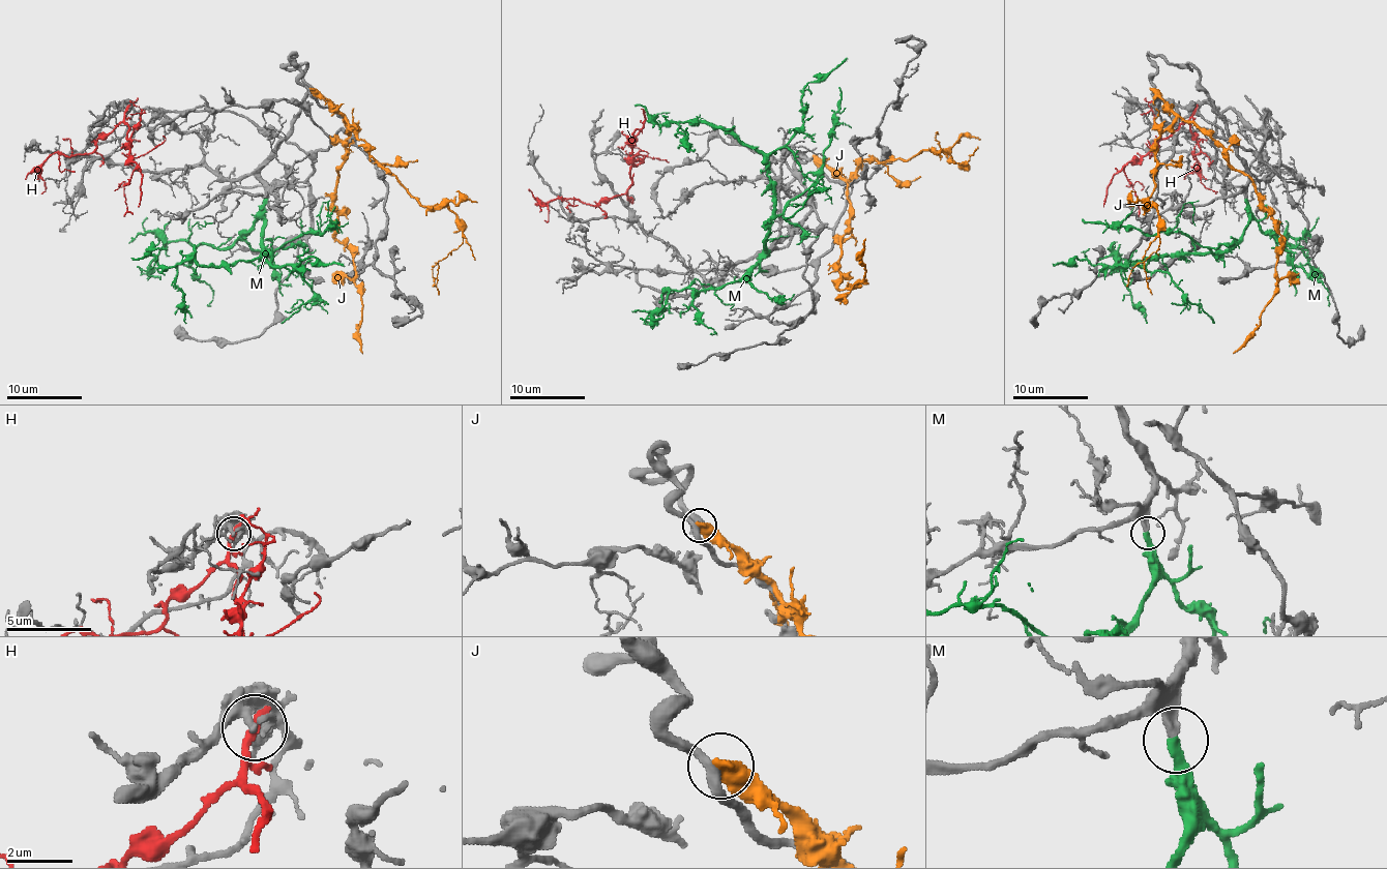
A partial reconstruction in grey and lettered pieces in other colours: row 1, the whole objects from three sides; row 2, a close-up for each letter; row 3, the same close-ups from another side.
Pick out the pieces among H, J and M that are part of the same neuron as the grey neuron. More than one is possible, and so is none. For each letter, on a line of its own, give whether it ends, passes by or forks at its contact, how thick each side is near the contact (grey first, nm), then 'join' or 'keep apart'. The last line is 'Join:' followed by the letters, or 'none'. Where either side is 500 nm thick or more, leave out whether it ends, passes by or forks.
H: it ends | 200/300 nm | keep apart
J: 280/550 nm | keep apart
M: it ends | 360/360 nm | join
Join: M

